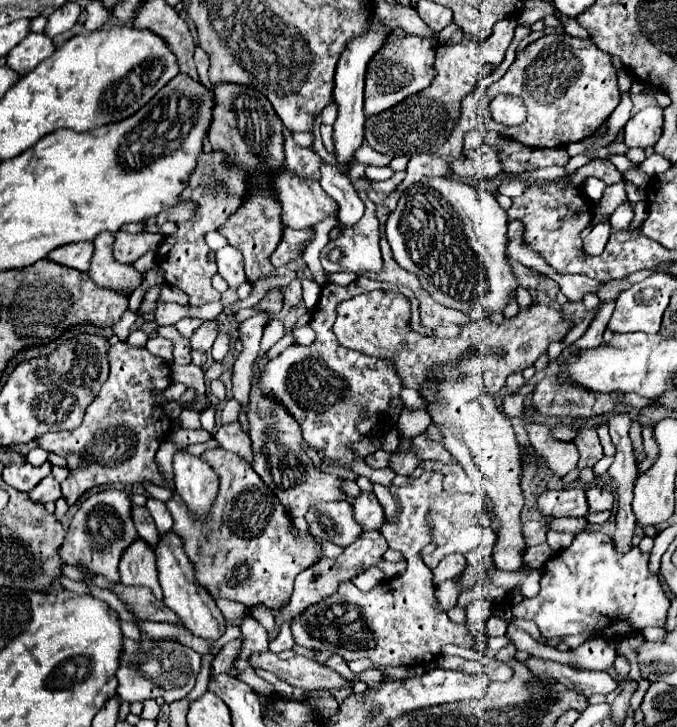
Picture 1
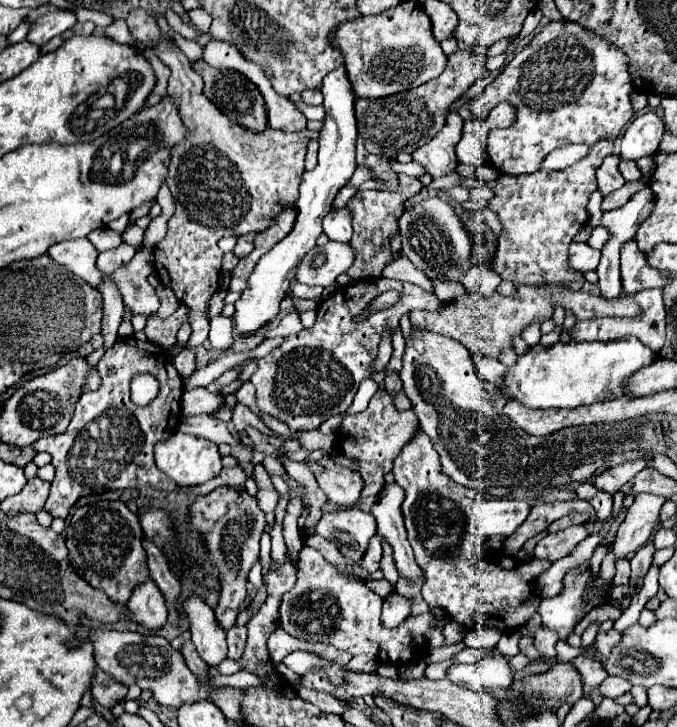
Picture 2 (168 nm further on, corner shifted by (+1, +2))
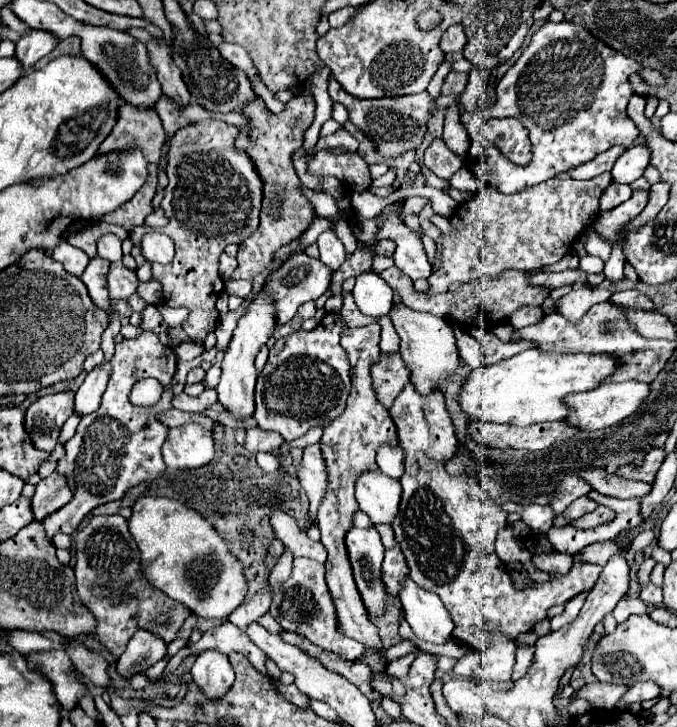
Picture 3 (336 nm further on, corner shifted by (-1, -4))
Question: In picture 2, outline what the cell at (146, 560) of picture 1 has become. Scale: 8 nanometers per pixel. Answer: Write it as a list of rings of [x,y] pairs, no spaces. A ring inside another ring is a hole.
[[[146,582],[138,586],[128,602],[128,620],[148,628],[158,630],[166,624],[166,602],[162,592],[154,586],[154,582]]]

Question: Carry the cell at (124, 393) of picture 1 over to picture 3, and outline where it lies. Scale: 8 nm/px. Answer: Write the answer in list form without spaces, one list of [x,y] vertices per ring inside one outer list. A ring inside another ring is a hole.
[[[142,332],[136,340],[122,340],[116,344],[112,368],[114,370],[108,388],[102,394],[100,408],[92,414],[82,416],[76,434],[64,444],[66,452],[56,464],[56,472],[64,474],[68,486],[72,488],[72,500],[44,518],[42,524],[46,528],[48,538],[52,538],[56,532],[72,534],[80,520],[92,508],[122,498],[130,488],[142,482],[156,480],[166,470],[160,456],[160,448],[168,438],[170,428],[158,420],[158,414],[172,410],[174,392],[170,390],[170,382],[176,374],[174,350],[164,346],[164,350],[158,352],[158,338],[152,332]],[[148,376],[158,378],[164,384],[164,396],[156,406],[150,408],[150,412],[142,412],[140,408],[134,408],[128,402],[128,392],[136,380]]]

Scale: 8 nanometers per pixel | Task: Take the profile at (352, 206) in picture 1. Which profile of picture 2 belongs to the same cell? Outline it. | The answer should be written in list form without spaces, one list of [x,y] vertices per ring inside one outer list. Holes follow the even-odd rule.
[[[342,208],[332,214],[326,214],[322,220],[322,232],[328,236],[328,240],[334,242],[350,242],[352,238],[352,226],[350,226],[350,210]]]

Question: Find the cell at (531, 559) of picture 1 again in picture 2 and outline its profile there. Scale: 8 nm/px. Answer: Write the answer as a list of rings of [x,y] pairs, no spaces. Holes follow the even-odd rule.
[[[572,526],[572,528],[566,528],[562,532],[556,532],[556,534],[548,534],[544,536],[536,548],[534,548],[534,556],[536,558],[544,558],[544,560],[560,560],[568,554],[574,552],[574,548],[584,540],[588,538],[590,532],[584,528],[584,526]]]

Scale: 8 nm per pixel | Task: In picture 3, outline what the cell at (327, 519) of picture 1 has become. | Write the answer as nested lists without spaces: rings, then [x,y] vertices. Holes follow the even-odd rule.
[[[376,526],[370,528],[350,528],[346,534],[348,558],[354,570],[356,586],[362,594],[362,600],[370,612],[370,616],[384,614],[384,598],[386,590],[382,584],[382,558],[384,546],[380,542],[380,534]]]

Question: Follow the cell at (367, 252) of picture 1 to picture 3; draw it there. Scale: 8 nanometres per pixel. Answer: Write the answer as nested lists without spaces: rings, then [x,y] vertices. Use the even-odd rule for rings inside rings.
[[[296,254],[290,262],[286,262],[280,270],[276,270],[270,278],[268,278],[268,292],[274,292],[276,298],[276,320],[278,324],[288,322],[294,314],[296,308],[304,302],[310,300],[318,300],[330,286],[332,280],[332,270],[320,260],[320,258],[310,258],[308,254]]]

